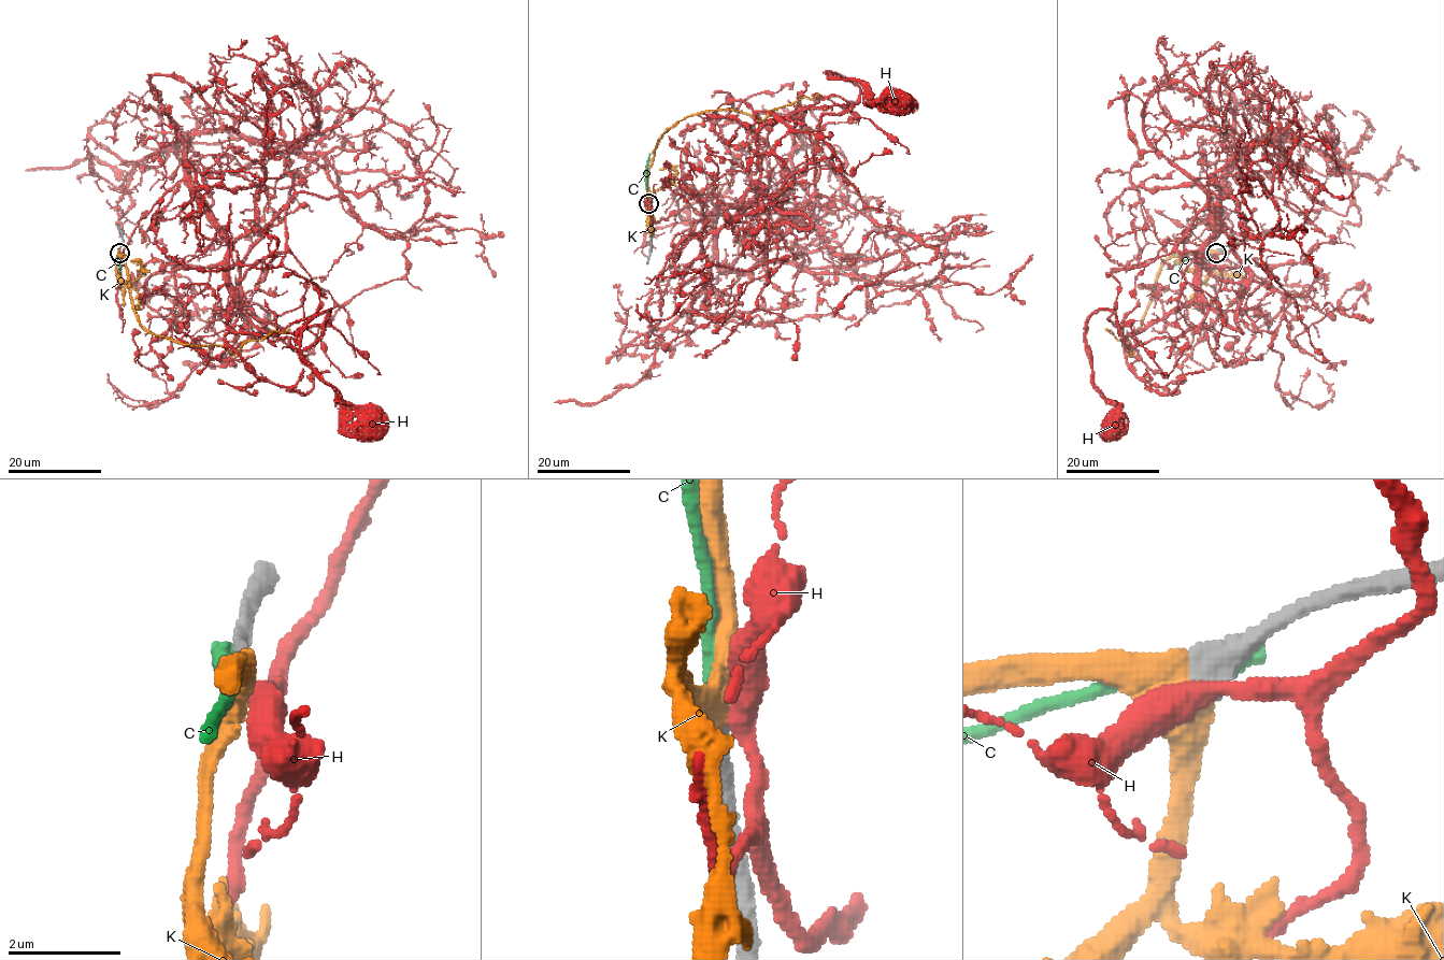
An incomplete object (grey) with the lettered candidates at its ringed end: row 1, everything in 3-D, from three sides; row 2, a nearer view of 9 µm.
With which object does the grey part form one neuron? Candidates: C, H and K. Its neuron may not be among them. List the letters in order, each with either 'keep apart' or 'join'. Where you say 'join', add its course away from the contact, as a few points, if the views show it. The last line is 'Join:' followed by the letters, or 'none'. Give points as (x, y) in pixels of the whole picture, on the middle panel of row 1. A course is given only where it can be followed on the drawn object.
C: keep apart
H: keep apart
K: join; it runs (648, 204), (653, 156), (661, 137), (680, 120), (708, 110), (735, 110), (765, 119), (777, 108), (818, 92)
Join: K

